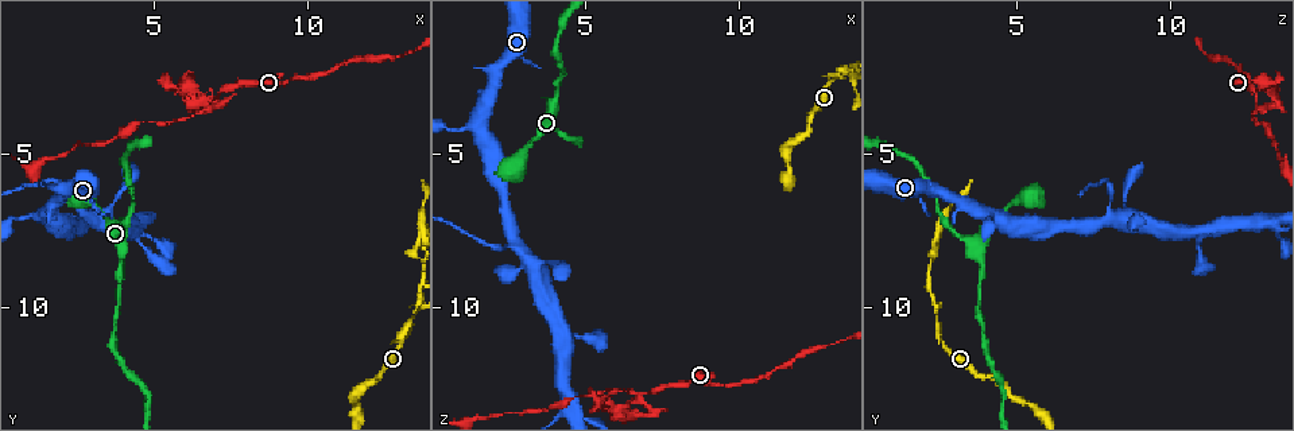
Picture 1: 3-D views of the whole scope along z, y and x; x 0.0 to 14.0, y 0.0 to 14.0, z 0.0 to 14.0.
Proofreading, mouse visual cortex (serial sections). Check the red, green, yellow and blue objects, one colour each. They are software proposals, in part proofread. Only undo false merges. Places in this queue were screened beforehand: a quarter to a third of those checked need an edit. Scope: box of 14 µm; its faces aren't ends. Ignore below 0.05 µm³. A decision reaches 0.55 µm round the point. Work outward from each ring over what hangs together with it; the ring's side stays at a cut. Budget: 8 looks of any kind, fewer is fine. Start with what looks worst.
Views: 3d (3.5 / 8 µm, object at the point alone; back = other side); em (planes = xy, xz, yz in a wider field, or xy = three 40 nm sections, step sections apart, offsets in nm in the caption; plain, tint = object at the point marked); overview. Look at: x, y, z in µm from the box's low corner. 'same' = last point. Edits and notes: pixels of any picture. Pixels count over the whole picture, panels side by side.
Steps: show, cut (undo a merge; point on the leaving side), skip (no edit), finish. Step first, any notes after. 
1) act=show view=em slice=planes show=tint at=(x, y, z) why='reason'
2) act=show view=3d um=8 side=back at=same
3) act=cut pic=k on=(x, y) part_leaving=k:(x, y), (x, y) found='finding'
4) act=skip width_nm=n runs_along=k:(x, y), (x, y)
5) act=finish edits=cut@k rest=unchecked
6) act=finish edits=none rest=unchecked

act=show view=3d um=3.5 at=(6.7, 3.5, 12.8) why='a narrow waist'

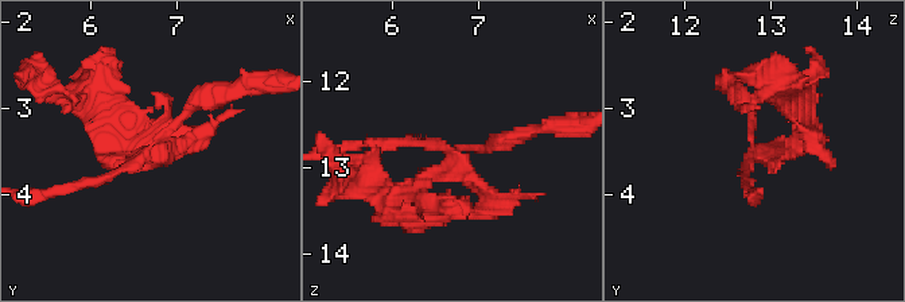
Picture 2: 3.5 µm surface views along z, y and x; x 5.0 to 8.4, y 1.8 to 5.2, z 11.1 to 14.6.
act=show view=em slice=xy step=3 show=tint at=(6.80, 3.50, 12.85)

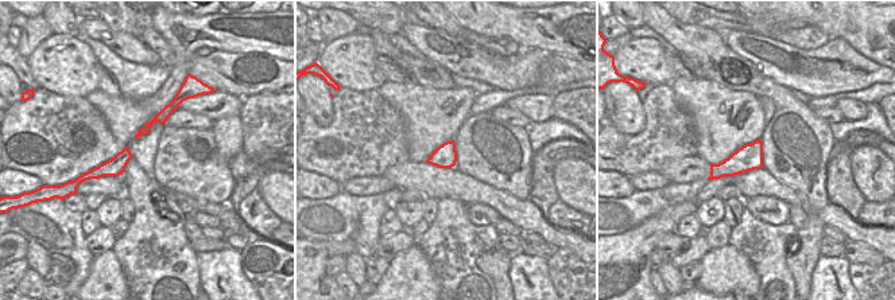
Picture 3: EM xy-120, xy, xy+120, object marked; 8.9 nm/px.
act=cut pic=2 on=(139, 132) part_leaving=2:(459, 153), (489, 208), (435, 204) found='two cells meet here'

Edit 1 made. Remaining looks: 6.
act=show view=overview

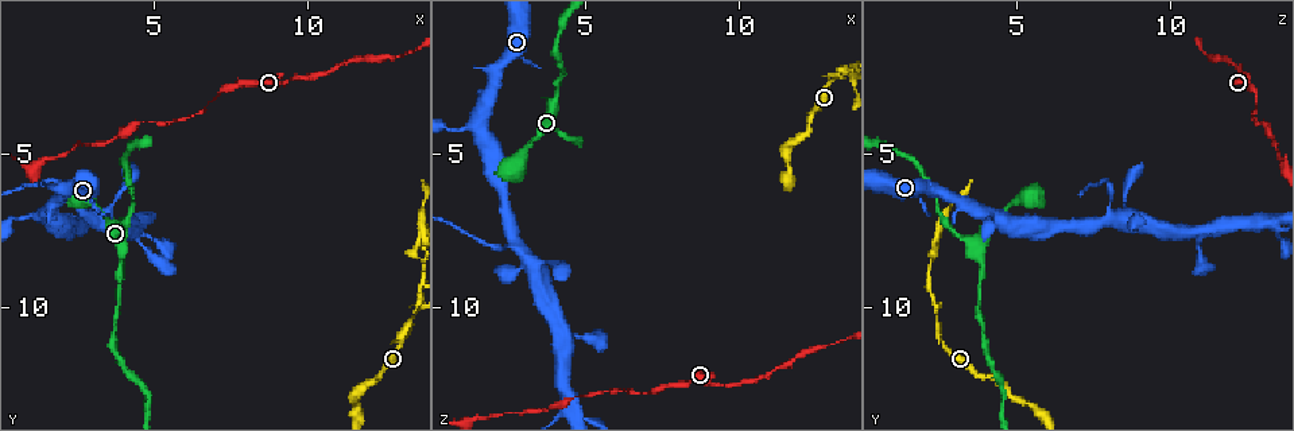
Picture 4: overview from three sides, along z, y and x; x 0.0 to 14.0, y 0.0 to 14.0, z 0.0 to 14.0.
act=show view=3d um=3.5 at=(13.5, 10.3, 2.3) why='a narrow waist'

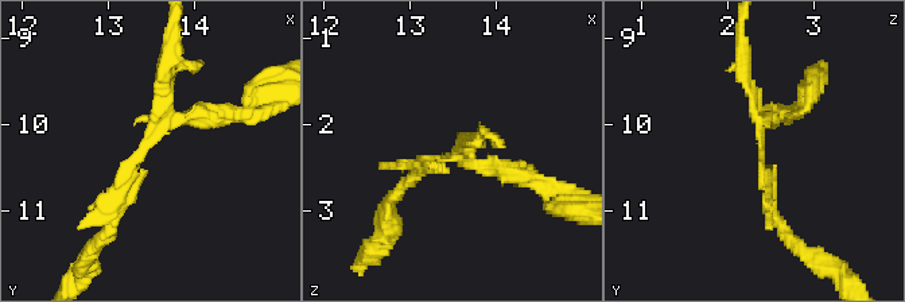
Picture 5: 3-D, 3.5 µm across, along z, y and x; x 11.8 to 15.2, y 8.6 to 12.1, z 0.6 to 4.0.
act=show view=em slice=xy step=3 show=tint at=(13.40, 10.25, 2.40)

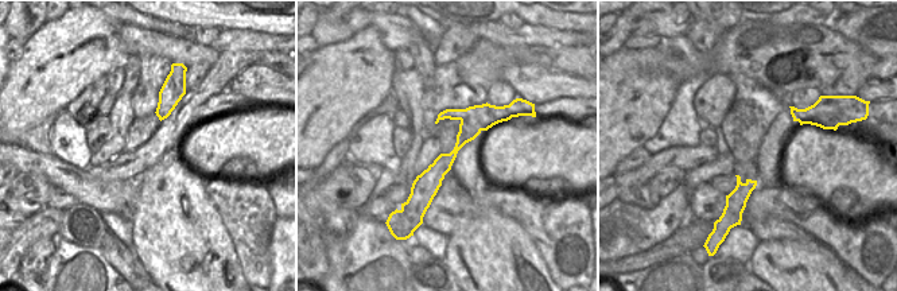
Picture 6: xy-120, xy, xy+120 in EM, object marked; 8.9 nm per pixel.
act=cut pic=5 on=(497, 167) width_nm=190 part_leaving=5:(115, 212), (163, 96) found='a second cell is stuck on'

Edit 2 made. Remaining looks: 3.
act=show view=3d um=8 at=(2.6, 6.8, 8.0)

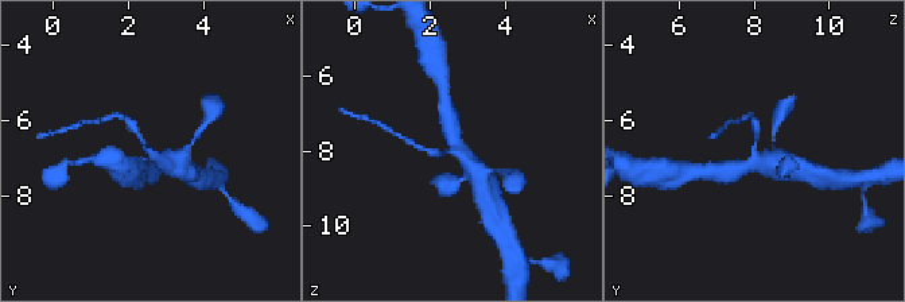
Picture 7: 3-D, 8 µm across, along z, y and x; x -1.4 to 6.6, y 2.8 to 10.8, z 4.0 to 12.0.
act=show view=3d um=3.5 at=(2.5, 6.8, 8.0)

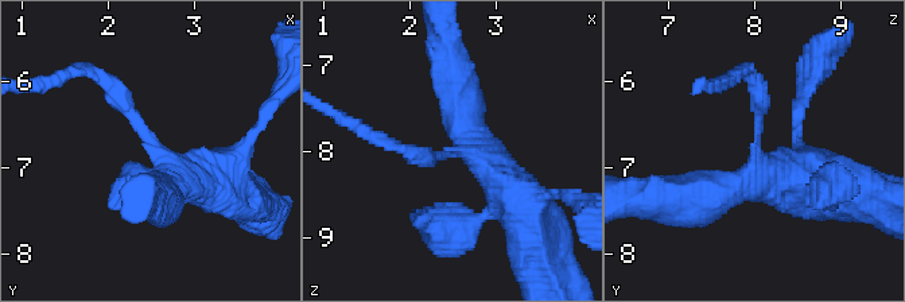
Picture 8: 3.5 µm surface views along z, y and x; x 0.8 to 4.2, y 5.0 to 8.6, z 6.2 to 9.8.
act=show view=em slice=planes show=tint at=(2.60, 6.85, 8.05) arms=3 arm_widths_nm=200,450,500 why='shape alone is not enough'

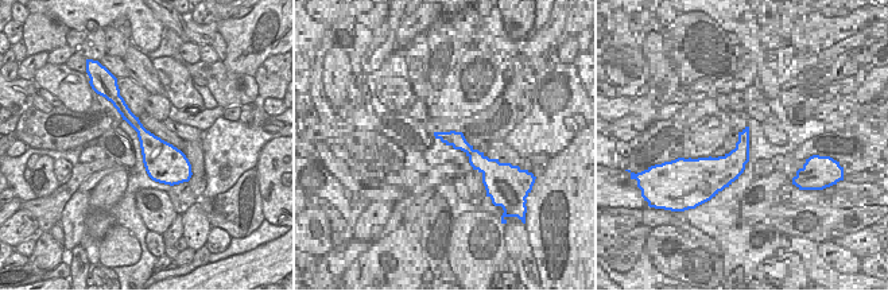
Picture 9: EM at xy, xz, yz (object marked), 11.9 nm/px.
act=cut pic=8 on=(117, 85) part_leaving=8:(140, 126), (94, 72), (41, 84) found='two cells meet here'

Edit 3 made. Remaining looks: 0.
act=finish edits=cut@2,cut@5,cut@8 rest=unchecked

